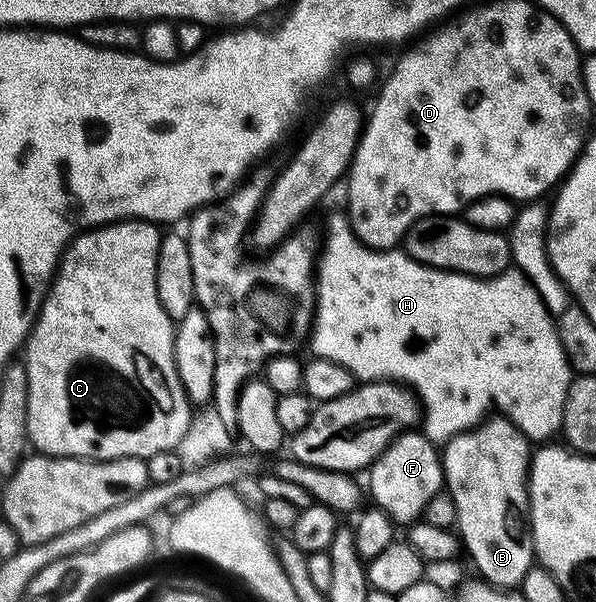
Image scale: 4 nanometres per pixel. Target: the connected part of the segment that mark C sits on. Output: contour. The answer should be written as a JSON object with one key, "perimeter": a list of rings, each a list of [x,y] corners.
{"perimeter":[[[120,220],[114,224],[104,224],[98,228],[92,228],[86,232],[80,233],[67,247],[59,264],[59,269],[55,271],[55,277],[47,291],[47,296],[43,300],[43,305],[39,307],[38,319],[25,343],[27,350],[27,359],[25,365],[27,375],[29,376],[29,408],[27,409],[27,436],[30,445],[40,454],[50,454],[53,458],[86,458],[96,462],[108,462],[111,458],[142,458],[144,460],[152,458],[157,452],[176,449],[179,441],[185,436],[186,430],[190,426],[193,405],[186,392],[183,390],[182,382],[178,378],[177,368],[174,362],[174,337],[173,320],[161,308],[161,300],[157,296],[157,280],[155,279],[155,269],[157,268],[157,252],[159,251],[159,239],[161,230],[158,225],[152,224],[146,220]]]}

